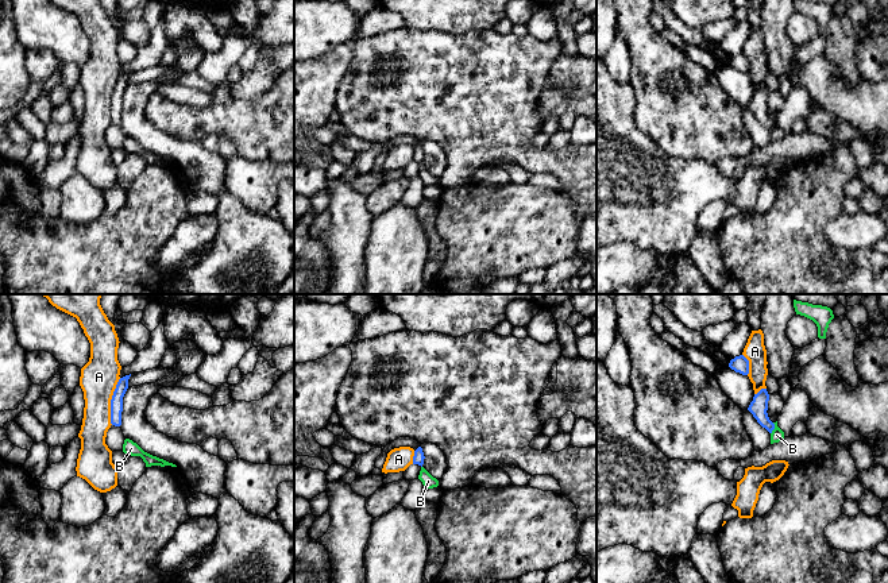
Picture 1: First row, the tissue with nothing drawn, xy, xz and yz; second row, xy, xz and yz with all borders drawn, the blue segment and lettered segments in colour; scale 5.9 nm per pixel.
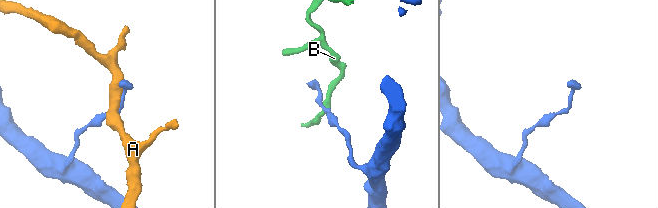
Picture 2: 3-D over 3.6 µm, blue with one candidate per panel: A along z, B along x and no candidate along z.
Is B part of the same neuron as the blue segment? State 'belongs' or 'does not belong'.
does not belong

